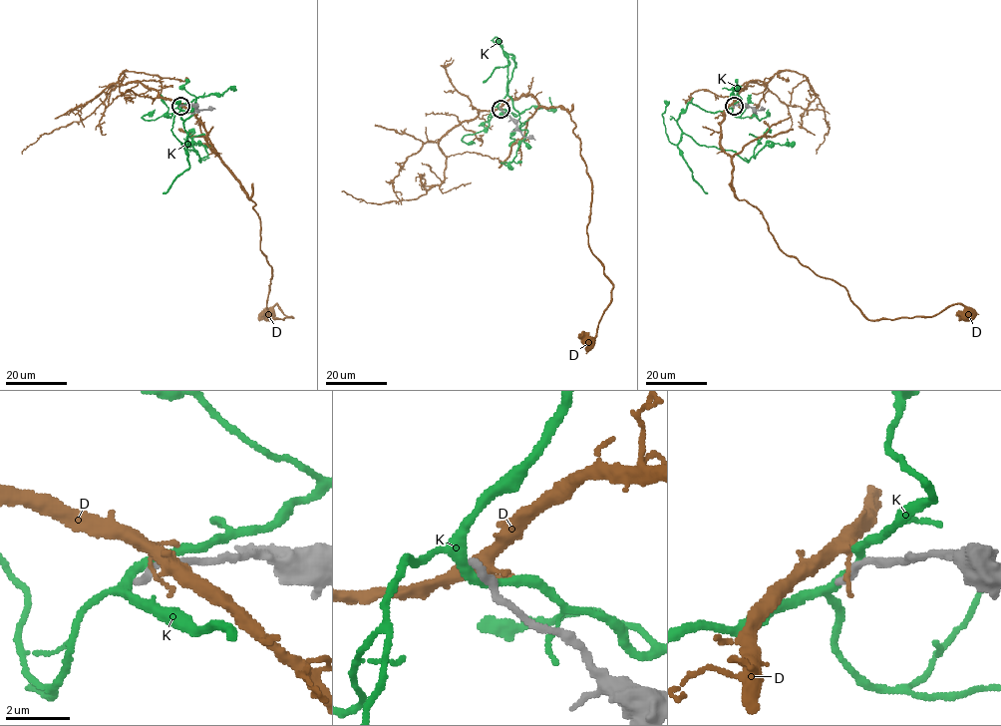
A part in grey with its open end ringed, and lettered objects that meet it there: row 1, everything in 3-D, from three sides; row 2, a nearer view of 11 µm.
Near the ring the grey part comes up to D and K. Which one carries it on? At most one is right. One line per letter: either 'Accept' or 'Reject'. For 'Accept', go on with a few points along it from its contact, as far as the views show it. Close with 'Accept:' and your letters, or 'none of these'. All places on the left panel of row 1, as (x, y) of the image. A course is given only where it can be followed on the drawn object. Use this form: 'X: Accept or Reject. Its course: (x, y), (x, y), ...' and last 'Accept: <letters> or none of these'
D: Reject
K: Reject
Accept: none of these

